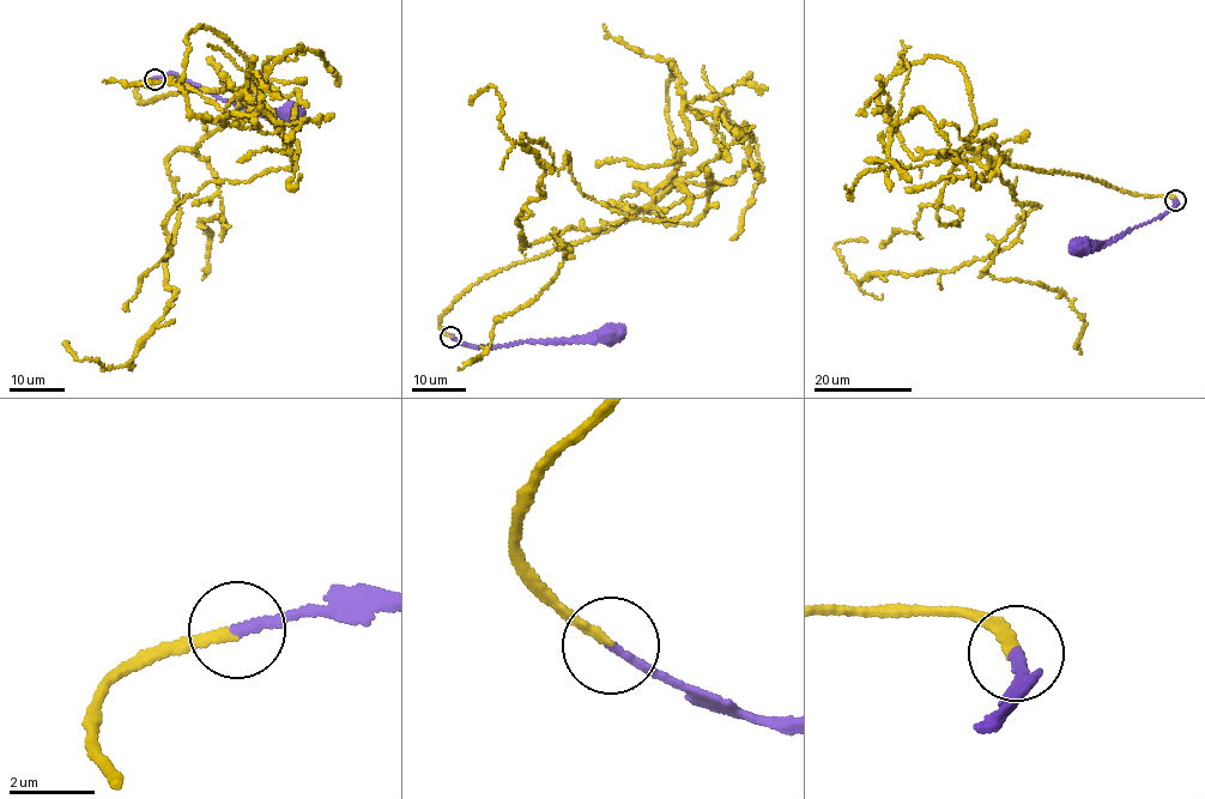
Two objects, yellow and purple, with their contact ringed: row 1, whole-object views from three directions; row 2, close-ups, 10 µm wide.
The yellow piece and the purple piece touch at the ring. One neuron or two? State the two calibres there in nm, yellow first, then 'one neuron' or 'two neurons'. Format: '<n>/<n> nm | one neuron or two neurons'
200/200 nm | one neuron

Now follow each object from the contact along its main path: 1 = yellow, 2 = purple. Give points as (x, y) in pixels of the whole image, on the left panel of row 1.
1: (153, 79), (138, 102), (248, 88), (170, 155), (165, 315), (127, 363), (66, 343)
2: (153, 78), (183, 77), (261, 115), (289, 117)

